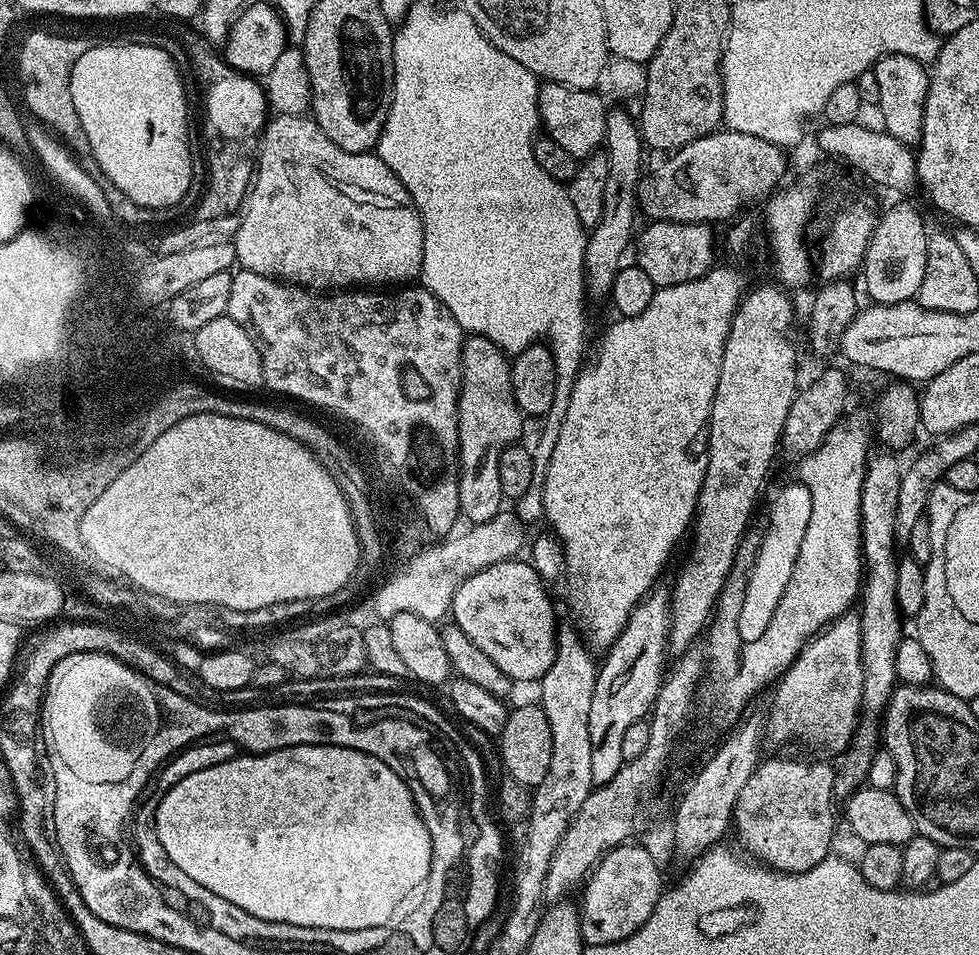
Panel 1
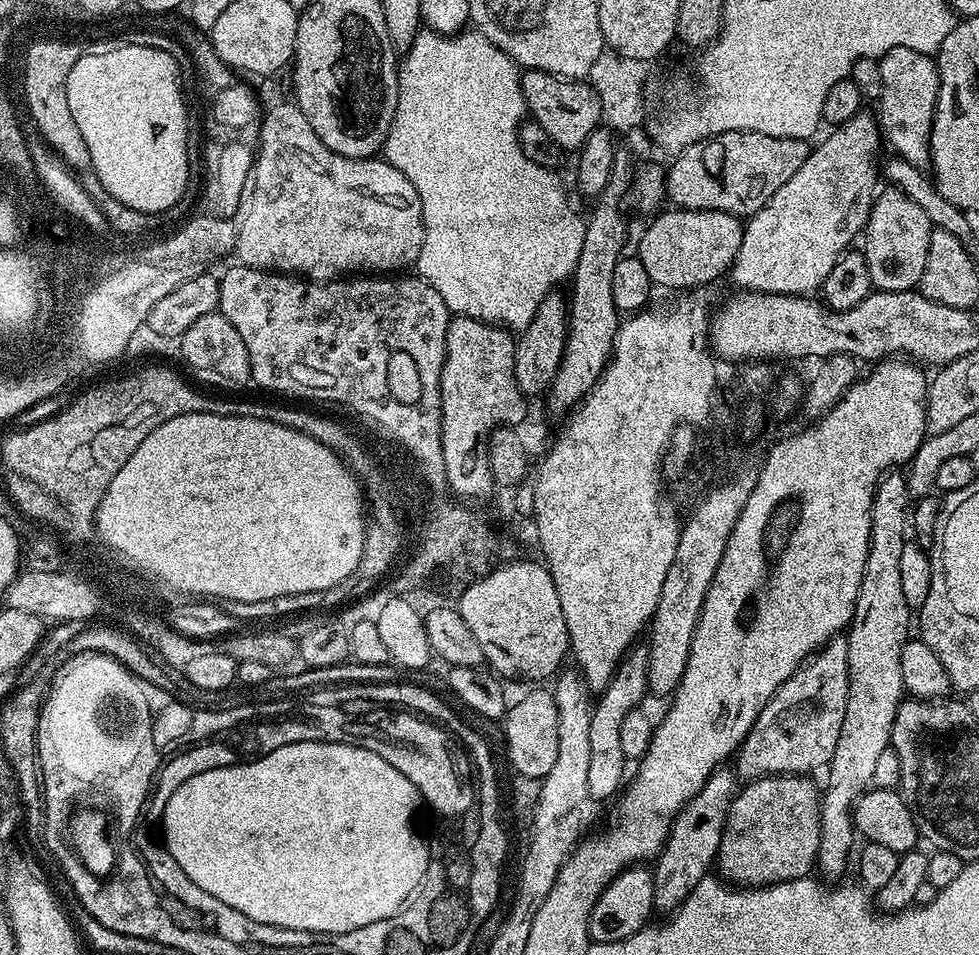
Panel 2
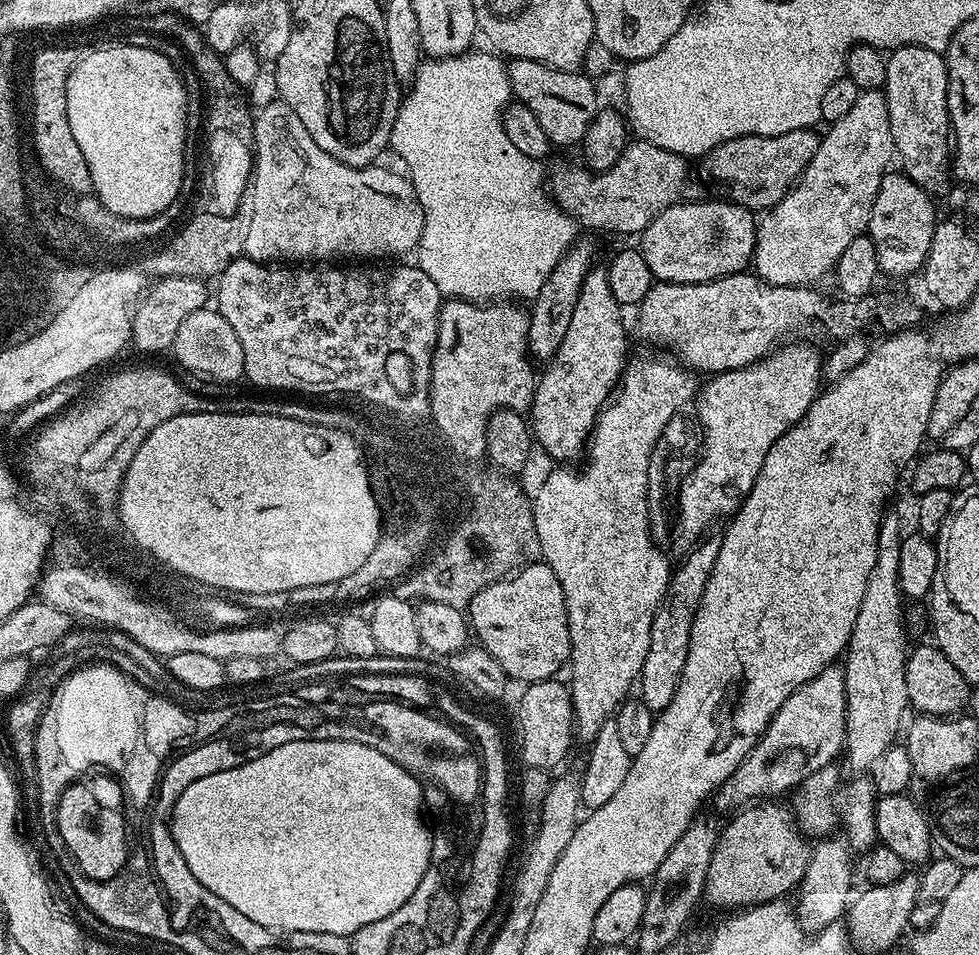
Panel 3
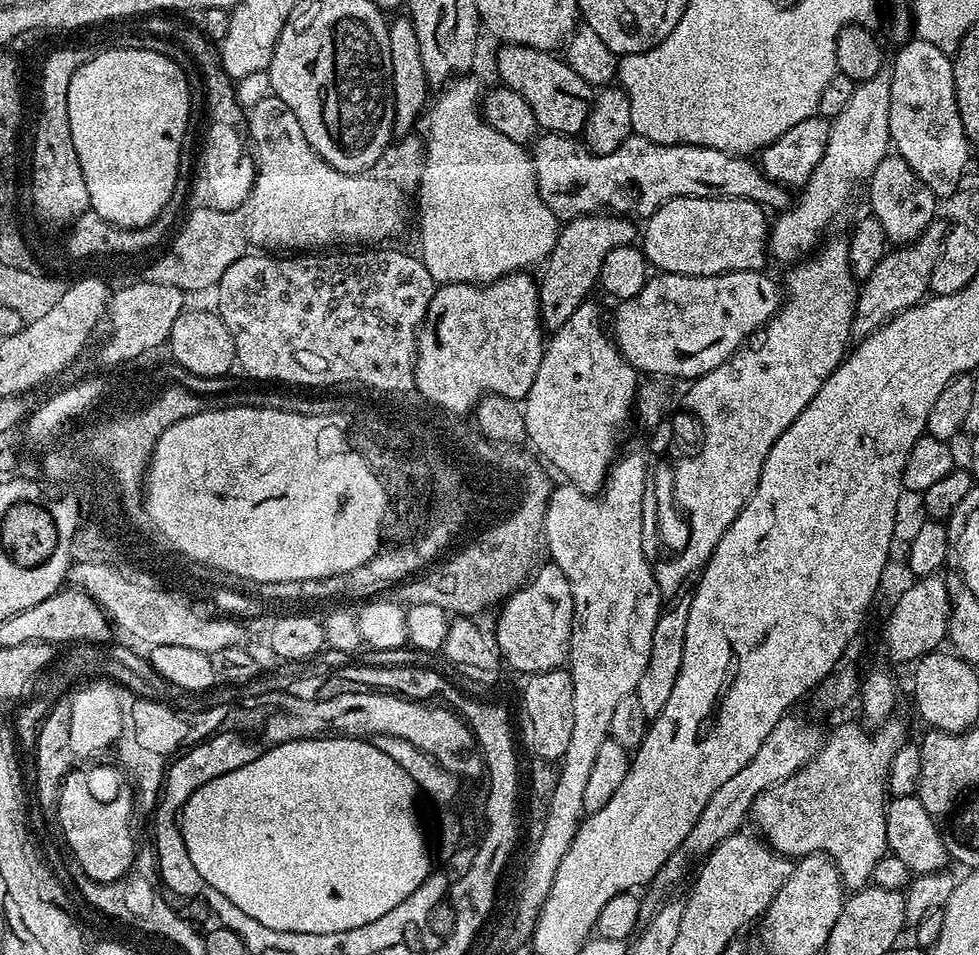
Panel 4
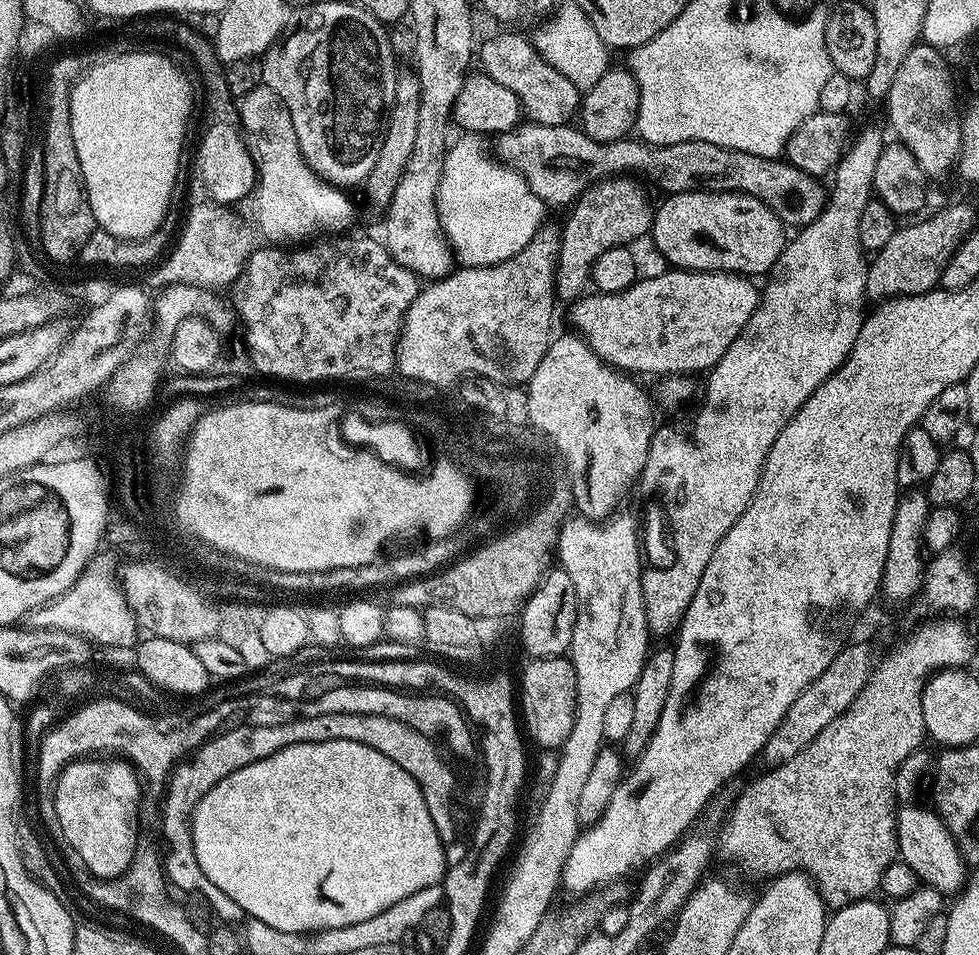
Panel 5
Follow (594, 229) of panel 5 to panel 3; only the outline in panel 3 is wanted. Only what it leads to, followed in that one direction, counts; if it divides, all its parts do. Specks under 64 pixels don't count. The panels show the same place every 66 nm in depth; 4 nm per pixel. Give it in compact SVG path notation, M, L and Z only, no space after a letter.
M584 238L577 239L566 255L560 259L558 266L542 282L542 290L531 301L528 312L528 355L533 361L547 362L562 346L562 338L566 338L566 330L570 326L570 318L574 314L574 306L578 302L578 290L582 290L582 282L588 271L594 266L596 248Z

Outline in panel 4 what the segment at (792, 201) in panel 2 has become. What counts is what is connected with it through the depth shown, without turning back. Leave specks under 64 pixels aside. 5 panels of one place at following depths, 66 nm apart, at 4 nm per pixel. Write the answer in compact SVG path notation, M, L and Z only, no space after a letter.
M881 70L878 74L874 74L874 78L870 78L869 80L862 80L857 83L856 89L854 90L854 95L851 96L849 104L846 106L846 110L842 110L842 114L838 114L834 117L830 124L830 138L826 142L826 154L822 154L822 162L818 162L818 166L814 166L814 174L810 174L810 178L807 182L805 182L802 187L799 189L798 195L800 197L795 197L794 203L783 209L779 213L780 216L777 220L773 219L770 224L770 231L768 234L768 246L770 249L771 259L774 261L781 260L784 263L784 266L791 265L793 262L799 262L809 254L815 253L818 245L825 239L826 233L824 231L827 230L828 227L831 226L832 223L836 220L836 215L839 214L840 211L843 210L844 207L848 204L848 199L851 198L852 195L856 192L856 187L867 185L869 178L874 174L874 170L878 170L878 162L882 162L882 158L886 158L890 155L890 145L892 139L890 138L890 78L892 77L891 71Z

